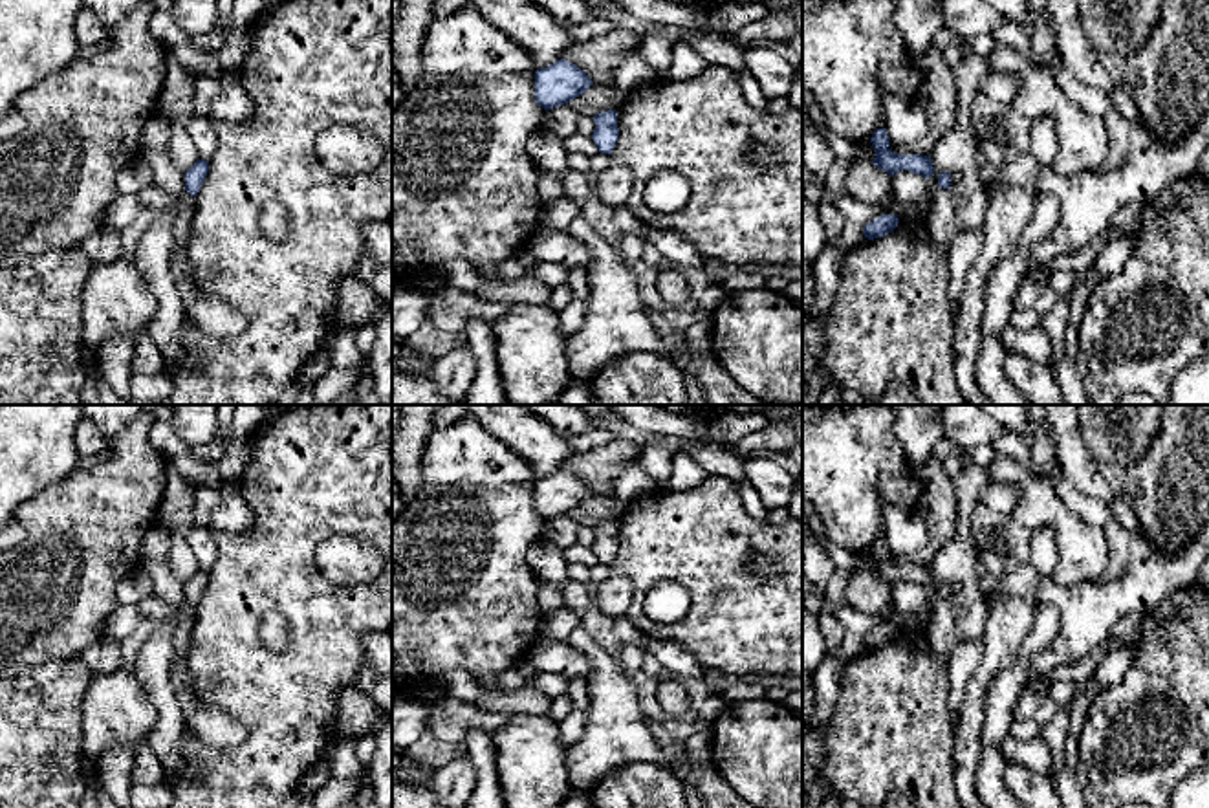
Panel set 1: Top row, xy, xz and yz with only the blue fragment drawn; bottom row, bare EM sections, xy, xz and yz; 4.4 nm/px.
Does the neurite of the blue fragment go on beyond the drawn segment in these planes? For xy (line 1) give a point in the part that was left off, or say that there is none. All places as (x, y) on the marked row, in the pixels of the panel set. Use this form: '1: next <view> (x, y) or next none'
1: next none

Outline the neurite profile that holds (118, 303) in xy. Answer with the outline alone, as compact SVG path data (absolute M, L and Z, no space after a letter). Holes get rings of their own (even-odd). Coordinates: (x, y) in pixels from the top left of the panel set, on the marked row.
M134 257L93 264L82 293L82 341L92 348L121 339L136 344L137 332L148 326L156 310L158 299L139 273Z

